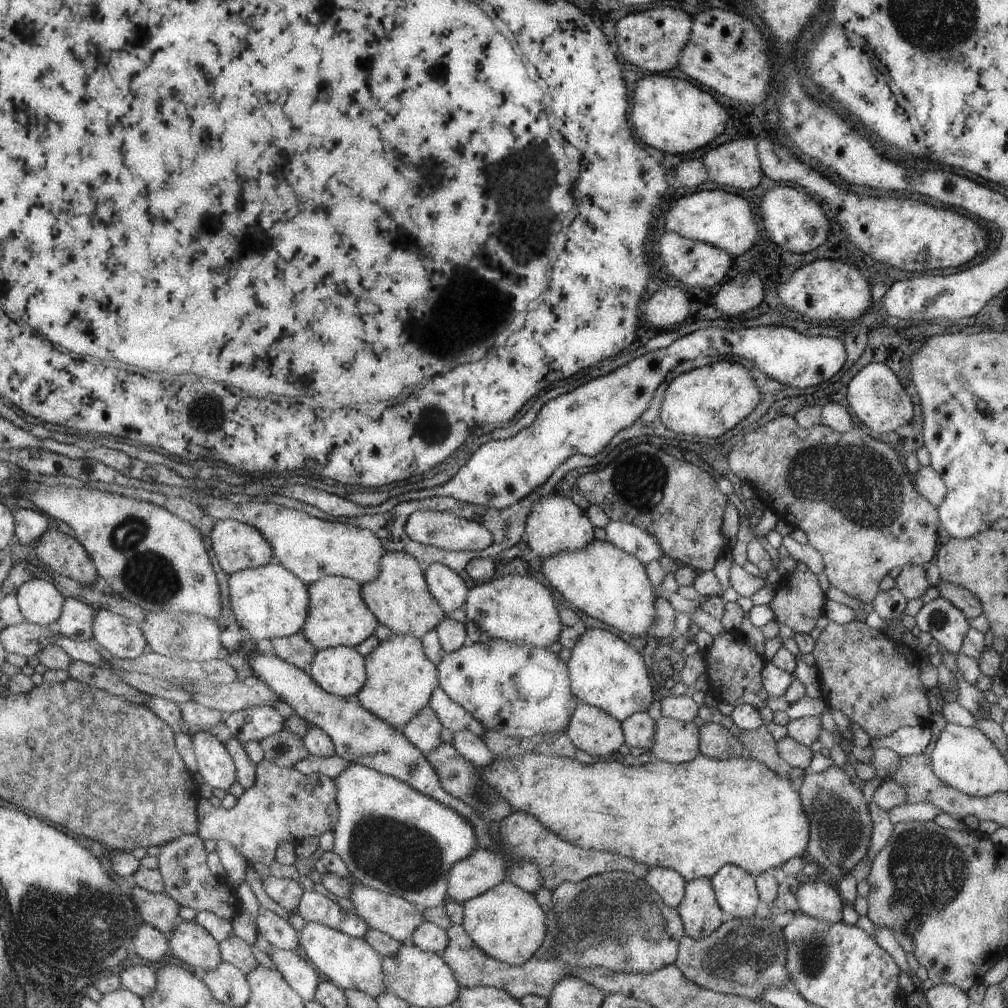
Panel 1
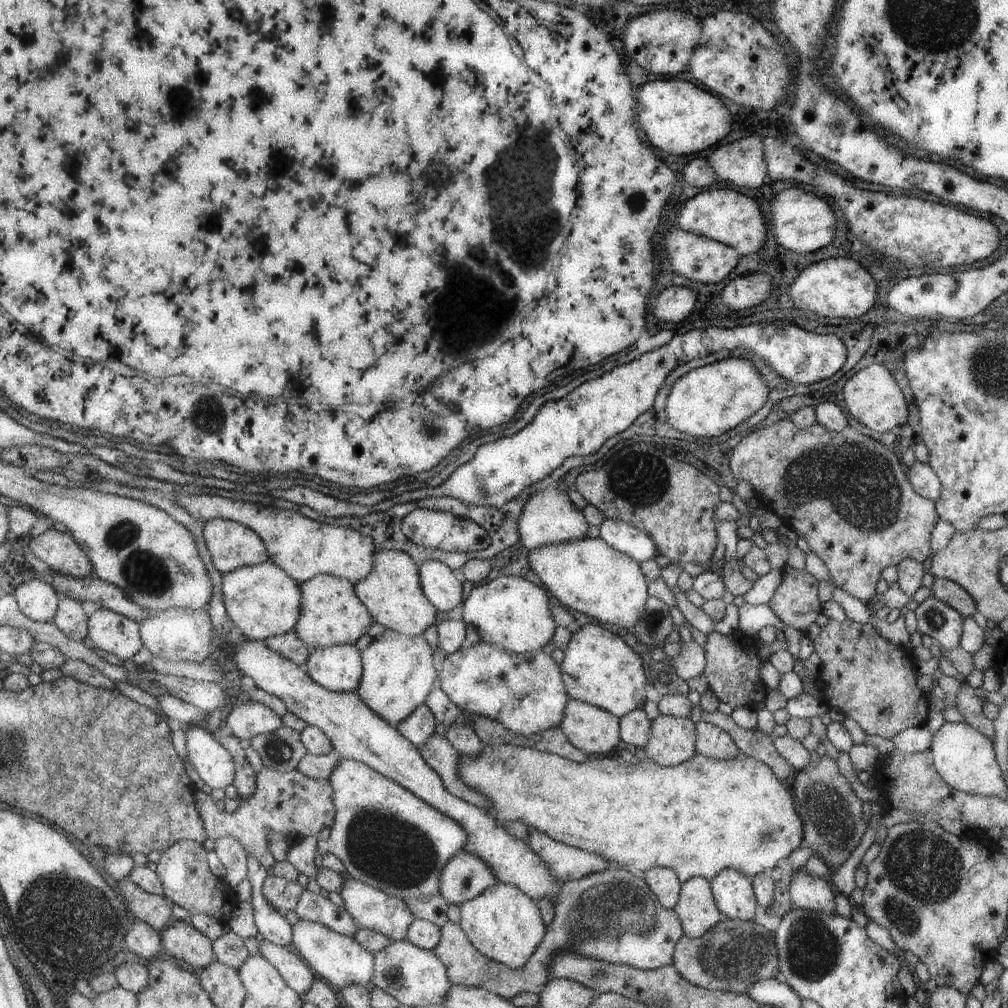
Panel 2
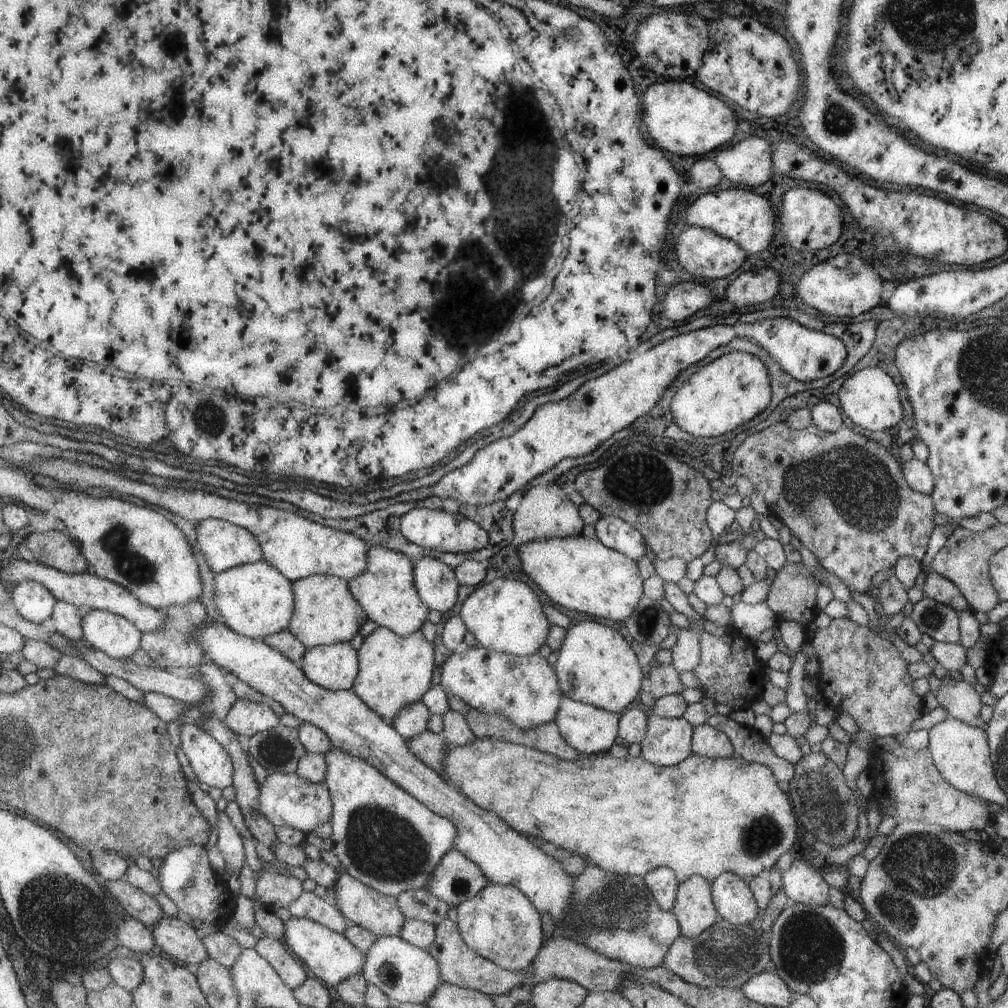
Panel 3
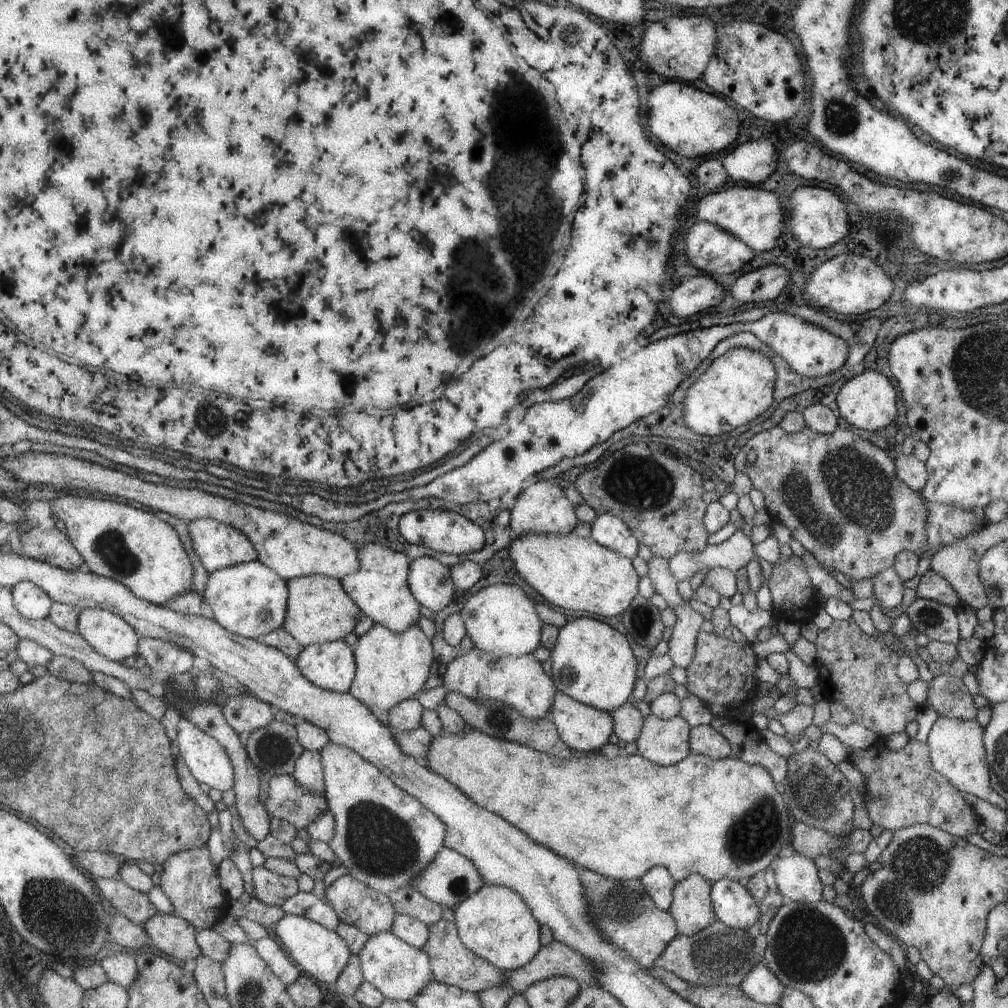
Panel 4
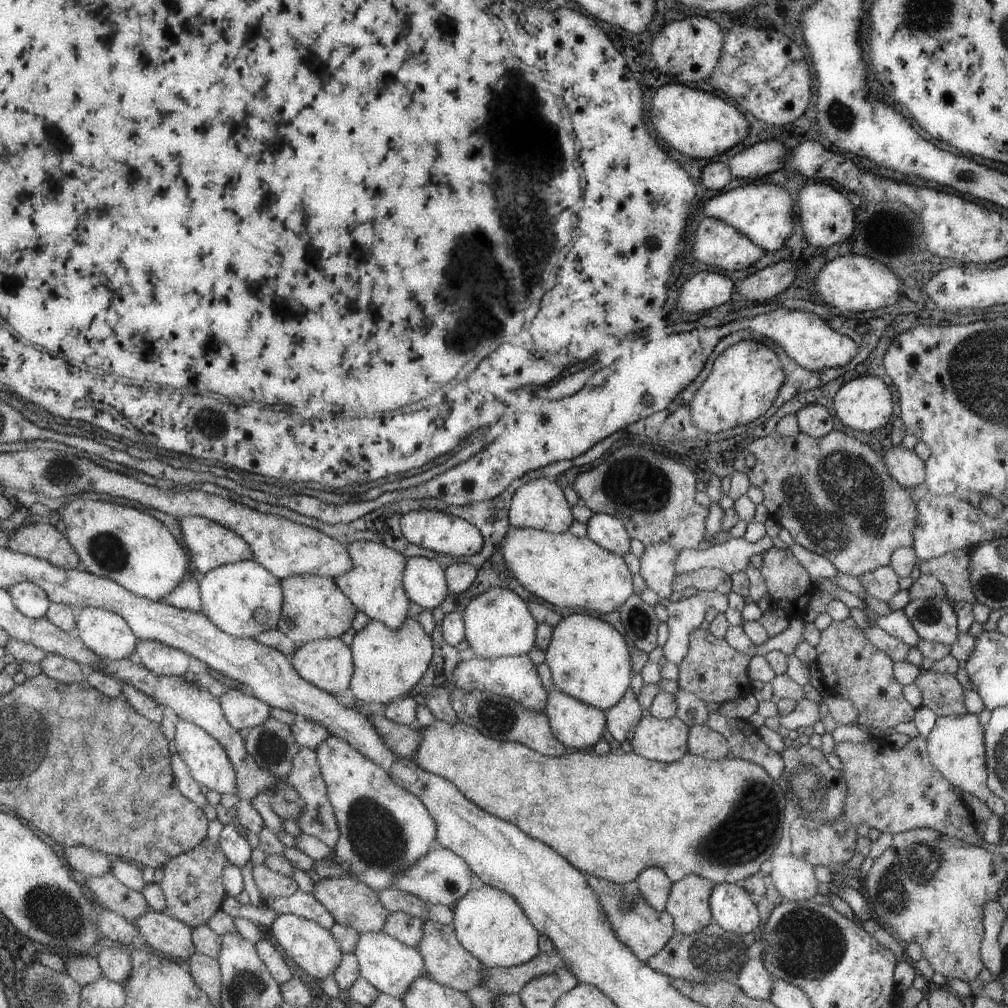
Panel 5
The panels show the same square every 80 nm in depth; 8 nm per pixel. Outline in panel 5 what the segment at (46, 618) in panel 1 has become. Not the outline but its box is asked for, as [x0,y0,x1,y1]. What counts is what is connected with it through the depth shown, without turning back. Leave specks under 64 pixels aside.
[8,581,50,620]

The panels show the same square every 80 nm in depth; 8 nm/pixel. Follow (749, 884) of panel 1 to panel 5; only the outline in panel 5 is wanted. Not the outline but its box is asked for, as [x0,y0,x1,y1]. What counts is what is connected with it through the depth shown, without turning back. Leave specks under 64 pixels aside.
[709,883,759,937]

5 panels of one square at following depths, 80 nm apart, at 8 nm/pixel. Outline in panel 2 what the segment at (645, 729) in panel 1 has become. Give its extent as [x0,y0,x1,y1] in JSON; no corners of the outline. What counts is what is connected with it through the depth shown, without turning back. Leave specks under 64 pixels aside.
[618,707,650,749]

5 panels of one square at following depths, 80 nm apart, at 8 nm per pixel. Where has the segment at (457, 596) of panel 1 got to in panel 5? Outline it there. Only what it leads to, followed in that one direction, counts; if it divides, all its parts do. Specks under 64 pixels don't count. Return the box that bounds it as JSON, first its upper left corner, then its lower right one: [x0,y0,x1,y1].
[401,558,449,610]

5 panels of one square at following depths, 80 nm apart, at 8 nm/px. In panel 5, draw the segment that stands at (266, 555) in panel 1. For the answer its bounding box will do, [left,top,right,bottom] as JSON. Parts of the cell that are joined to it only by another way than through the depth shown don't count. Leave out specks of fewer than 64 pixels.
[178,516,253,574]

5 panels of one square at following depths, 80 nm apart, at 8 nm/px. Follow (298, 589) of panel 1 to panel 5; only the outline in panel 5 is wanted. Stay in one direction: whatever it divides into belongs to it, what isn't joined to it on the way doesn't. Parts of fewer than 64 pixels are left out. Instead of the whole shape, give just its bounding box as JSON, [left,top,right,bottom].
[198,560,283,639]

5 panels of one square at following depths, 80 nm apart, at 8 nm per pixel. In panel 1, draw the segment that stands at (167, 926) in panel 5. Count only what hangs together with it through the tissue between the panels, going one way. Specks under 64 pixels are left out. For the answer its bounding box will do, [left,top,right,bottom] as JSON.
[167,920,222,970]

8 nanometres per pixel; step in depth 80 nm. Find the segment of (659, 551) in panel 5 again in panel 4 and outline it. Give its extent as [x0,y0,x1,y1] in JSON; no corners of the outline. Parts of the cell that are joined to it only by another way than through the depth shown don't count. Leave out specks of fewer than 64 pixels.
[646,555,685,608]

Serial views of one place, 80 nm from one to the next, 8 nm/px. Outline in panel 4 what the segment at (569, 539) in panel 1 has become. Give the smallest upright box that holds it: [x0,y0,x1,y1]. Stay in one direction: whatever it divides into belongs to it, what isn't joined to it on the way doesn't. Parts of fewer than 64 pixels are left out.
[509,478,579,537]

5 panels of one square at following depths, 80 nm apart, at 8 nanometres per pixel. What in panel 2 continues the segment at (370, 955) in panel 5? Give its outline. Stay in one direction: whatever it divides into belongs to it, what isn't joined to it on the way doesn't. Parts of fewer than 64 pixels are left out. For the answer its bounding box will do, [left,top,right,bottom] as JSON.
[370,939,451,1006]

